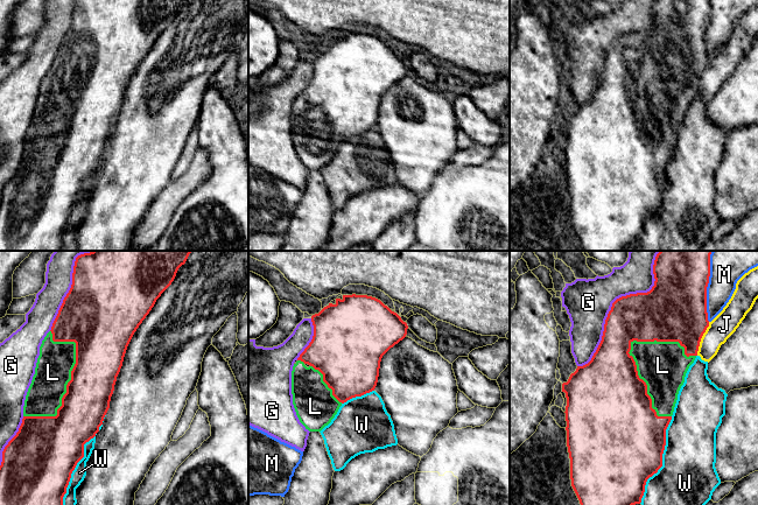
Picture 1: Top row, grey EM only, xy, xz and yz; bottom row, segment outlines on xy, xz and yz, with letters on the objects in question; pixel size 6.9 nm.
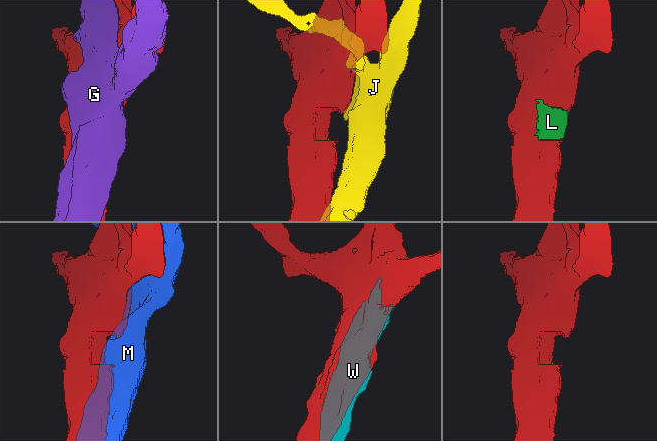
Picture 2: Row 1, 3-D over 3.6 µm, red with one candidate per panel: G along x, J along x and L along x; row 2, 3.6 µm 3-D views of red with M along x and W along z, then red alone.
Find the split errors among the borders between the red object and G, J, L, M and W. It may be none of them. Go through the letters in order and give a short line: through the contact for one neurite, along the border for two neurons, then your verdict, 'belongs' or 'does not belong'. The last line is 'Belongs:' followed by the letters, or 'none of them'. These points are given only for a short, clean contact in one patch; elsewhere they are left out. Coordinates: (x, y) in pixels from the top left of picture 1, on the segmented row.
G: does not belong
J: does not belong
L: belongs
M: does not belong
W: does not belong
Belongs: L

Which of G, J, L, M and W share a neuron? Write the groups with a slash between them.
G / J / L / M / W

